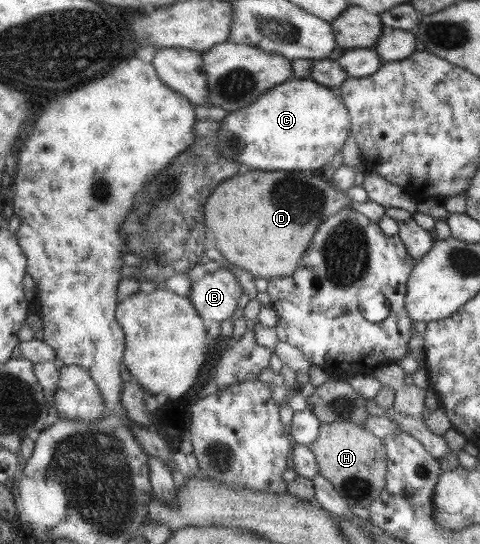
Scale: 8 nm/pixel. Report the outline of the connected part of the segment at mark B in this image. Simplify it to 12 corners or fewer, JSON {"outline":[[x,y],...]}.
{"outline":[[229,270],[192,281],[186,296],[203,320],[232,315],[242,293]]}

